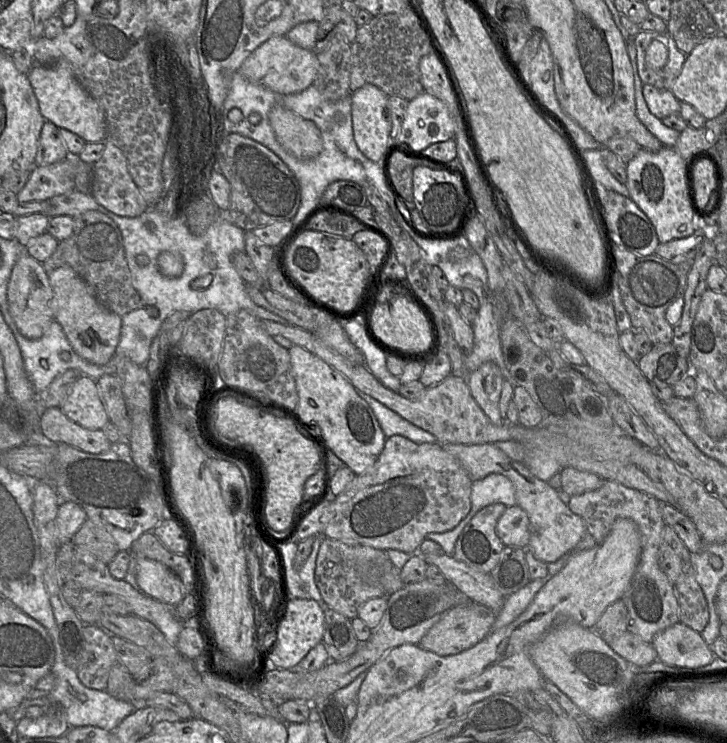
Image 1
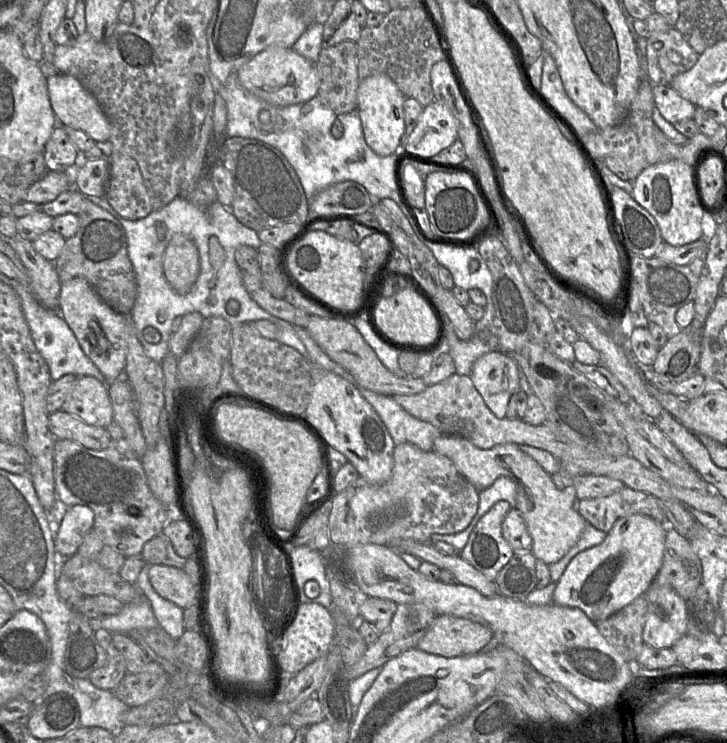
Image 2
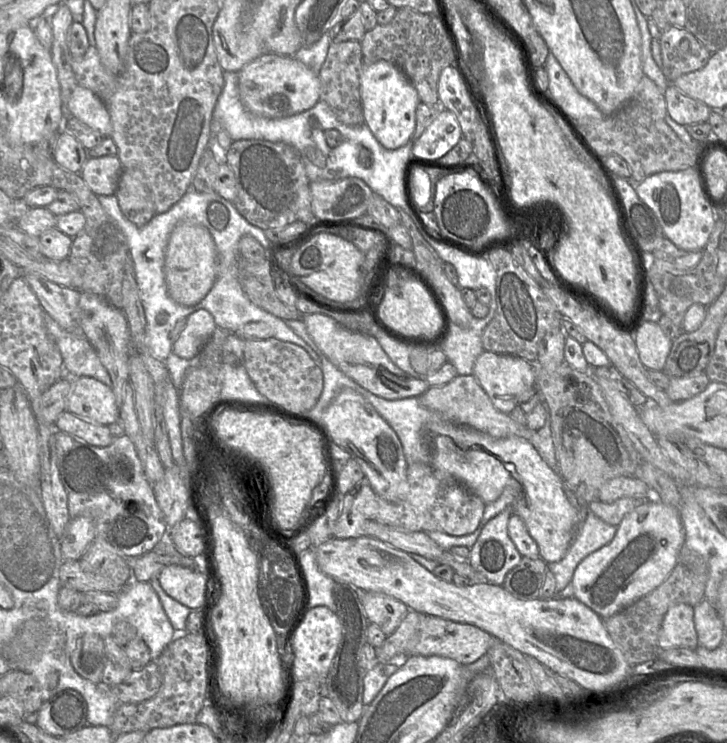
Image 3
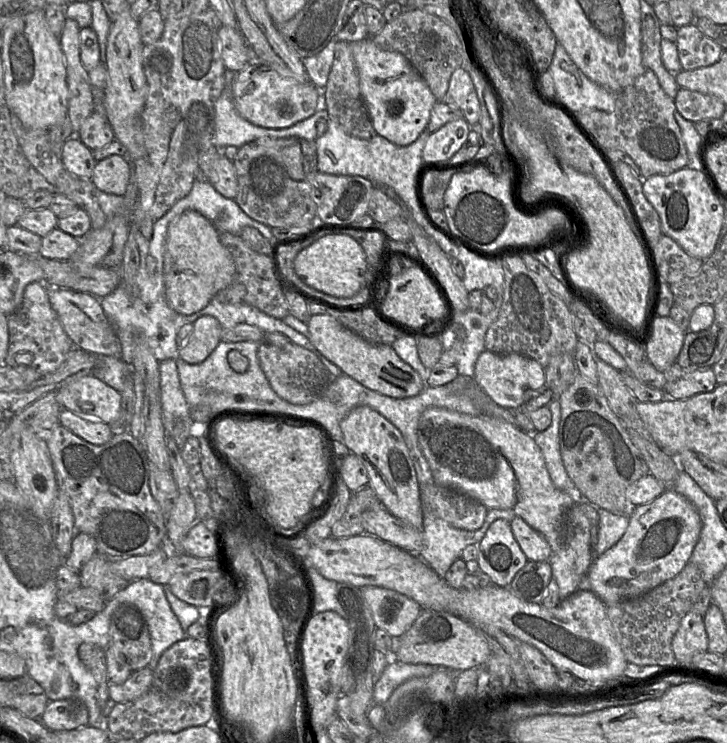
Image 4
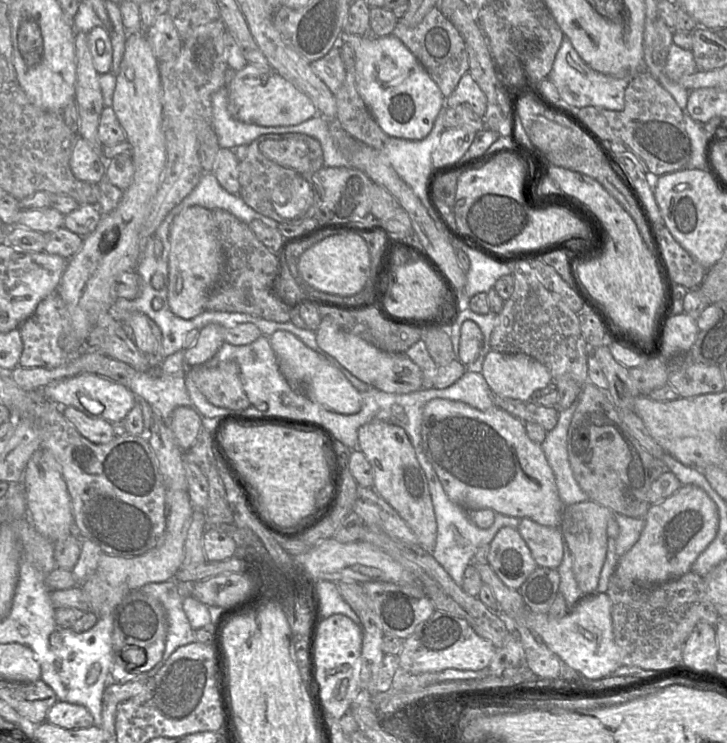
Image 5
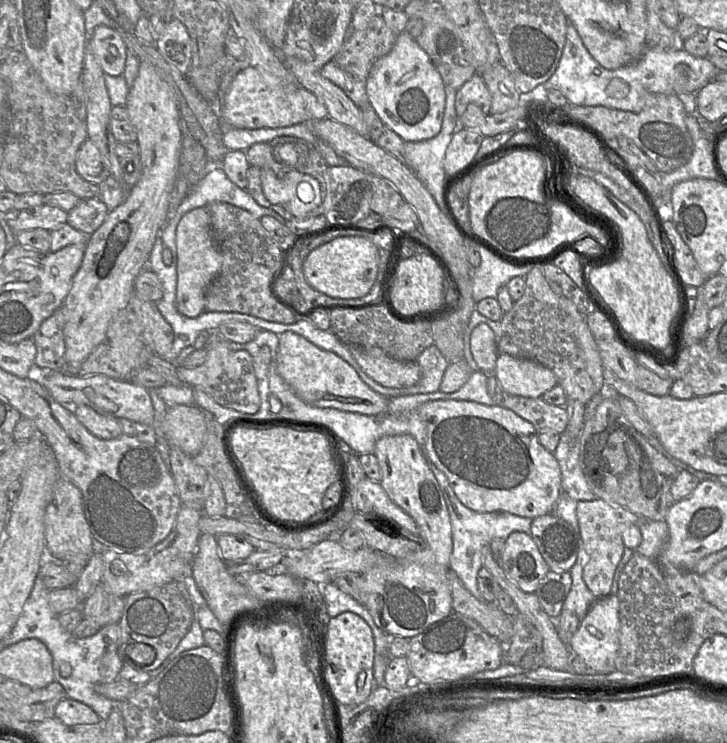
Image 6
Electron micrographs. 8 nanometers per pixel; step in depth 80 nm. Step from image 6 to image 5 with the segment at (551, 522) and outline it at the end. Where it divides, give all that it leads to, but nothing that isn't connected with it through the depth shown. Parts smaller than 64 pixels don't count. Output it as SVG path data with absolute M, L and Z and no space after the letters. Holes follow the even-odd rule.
M522 518L516 528L541 567L558 568L563 559L564 542L559 527L541 525Z

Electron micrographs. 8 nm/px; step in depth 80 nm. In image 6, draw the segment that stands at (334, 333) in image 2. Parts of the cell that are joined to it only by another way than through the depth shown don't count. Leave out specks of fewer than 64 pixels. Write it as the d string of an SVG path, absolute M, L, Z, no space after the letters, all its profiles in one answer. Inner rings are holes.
M349 346L360 368L384 387L407 388L421 379L416 361L400 361L374 347Z

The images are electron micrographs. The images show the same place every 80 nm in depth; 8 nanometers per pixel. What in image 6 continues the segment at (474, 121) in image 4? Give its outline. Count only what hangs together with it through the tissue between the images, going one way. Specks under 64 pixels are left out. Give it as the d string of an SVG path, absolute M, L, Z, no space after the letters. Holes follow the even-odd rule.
M474 74L456 92L455 107L460 117L469 104L474 104L488 115L491 108L489 90L480 74Z

